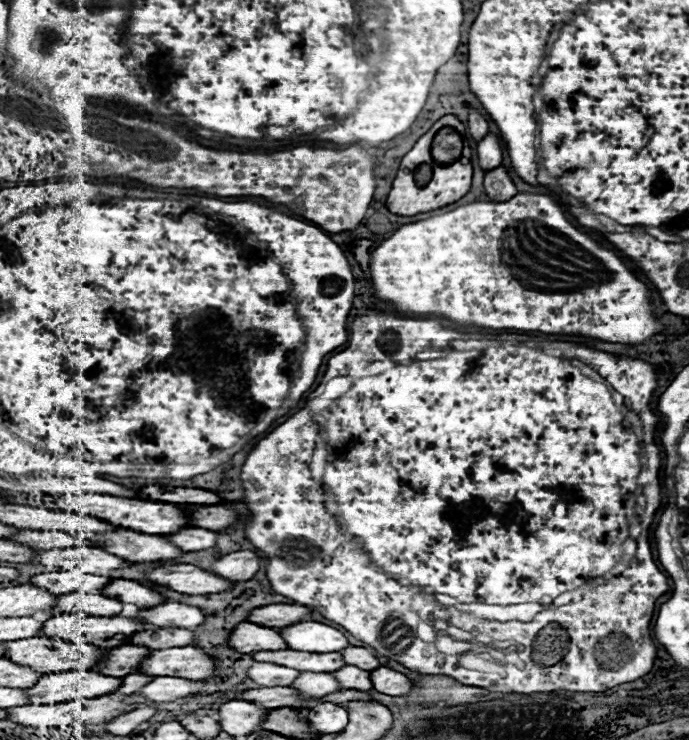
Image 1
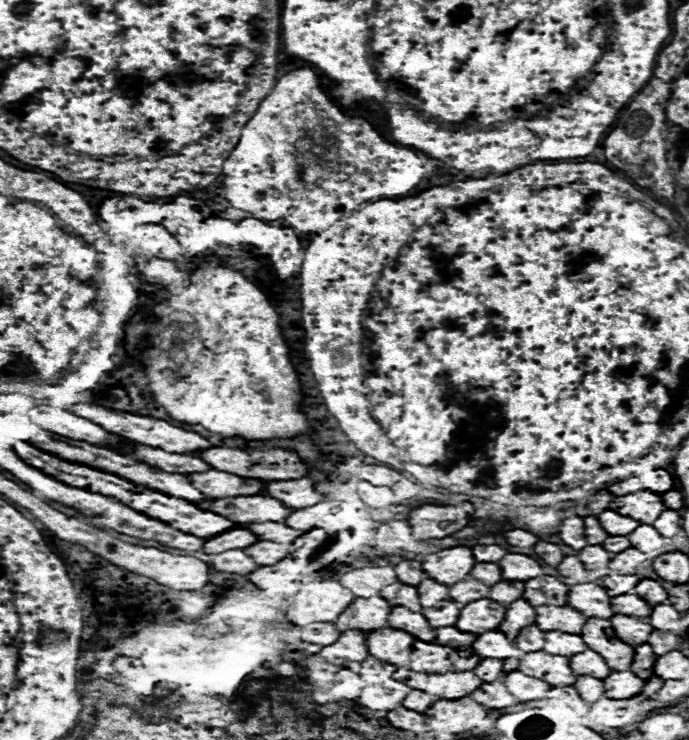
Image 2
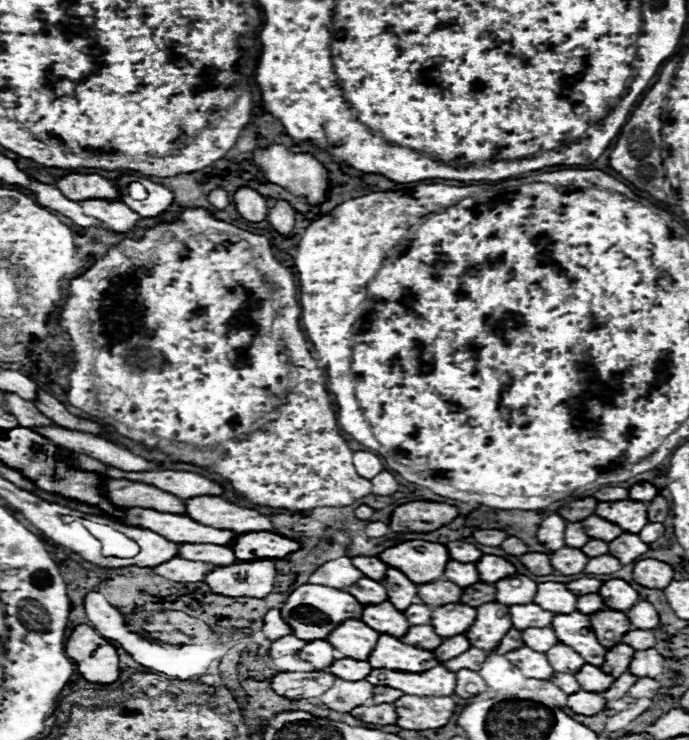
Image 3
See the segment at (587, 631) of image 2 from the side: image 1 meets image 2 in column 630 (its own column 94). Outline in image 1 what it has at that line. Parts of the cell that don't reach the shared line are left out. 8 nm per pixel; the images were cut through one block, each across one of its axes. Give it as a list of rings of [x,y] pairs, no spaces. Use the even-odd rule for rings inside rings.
[[[42,636],[6,642],[4,650],[4,656],[8,656],[8,660],[36,668],[36,672],[68,672],[92,668],[104,652],[102,648],[96,648],[92,644],[84,646],[84,650],[80,652],[72,642]]]

